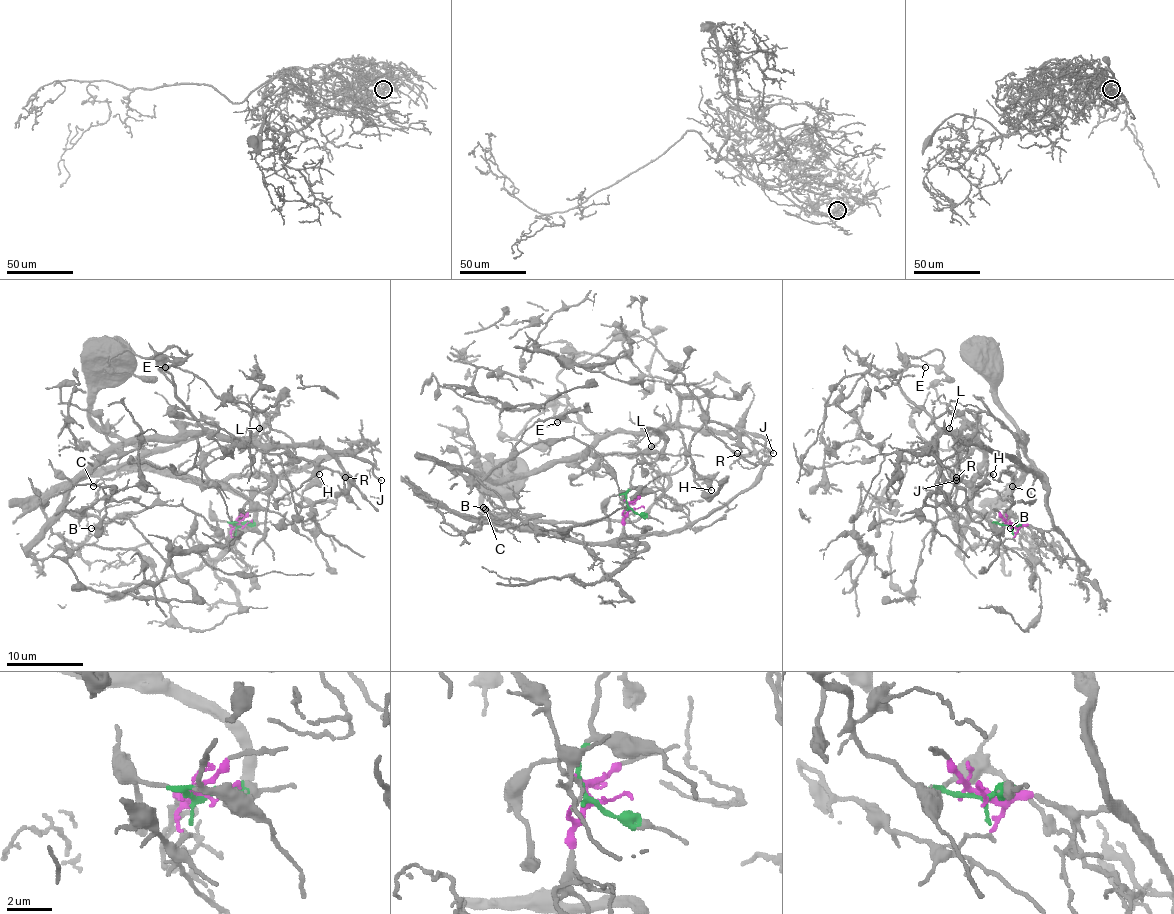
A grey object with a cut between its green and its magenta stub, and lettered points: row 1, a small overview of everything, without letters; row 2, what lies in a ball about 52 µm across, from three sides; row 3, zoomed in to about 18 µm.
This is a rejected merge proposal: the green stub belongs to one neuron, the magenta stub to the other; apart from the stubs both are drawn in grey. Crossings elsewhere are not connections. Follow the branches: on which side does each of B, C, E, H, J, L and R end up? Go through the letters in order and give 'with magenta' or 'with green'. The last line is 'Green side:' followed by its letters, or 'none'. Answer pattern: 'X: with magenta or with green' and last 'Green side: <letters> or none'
B: with magenta
C: with magenta
E: with green
H: with green
J: with green
L: with magenta
R: with green
Green side: E, H, J, R

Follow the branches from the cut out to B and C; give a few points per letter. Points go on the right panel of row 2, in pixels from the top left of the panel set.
B: (1010, 525), (1052, 531), (1046, 484), (1033, 471), (1006, 507), (1035, 546), (1021, 525), (1010, 529)
C: (1010, 525), (1054, 529), (1048, 492), (1033, 471), (1016, 473), (1012, 486)

